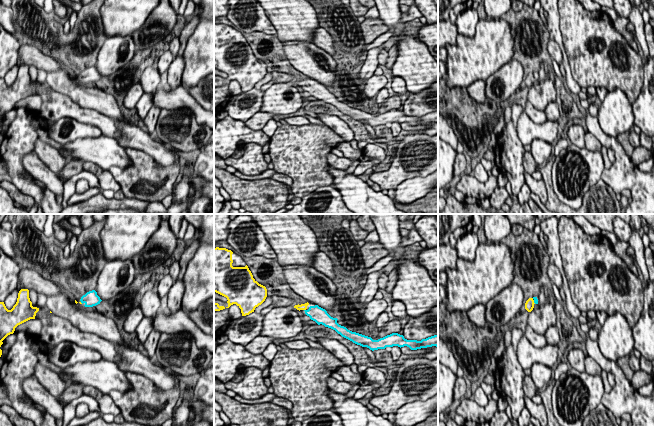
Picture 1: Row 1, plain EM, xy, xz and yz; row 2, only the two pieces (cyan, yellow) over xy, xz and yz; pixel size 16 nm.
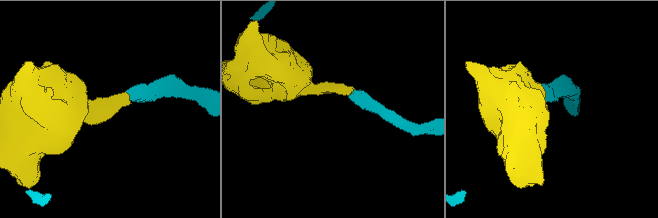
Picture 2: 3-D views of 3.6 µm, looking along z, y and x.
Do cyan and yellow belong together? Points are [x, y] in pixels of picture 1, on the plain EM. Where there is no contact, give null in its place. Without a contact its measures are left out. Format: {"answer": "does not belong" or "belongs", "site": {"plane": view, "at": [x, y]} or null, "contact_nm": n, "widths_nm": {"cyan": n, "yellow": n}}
{"answer": "belongs", "site": {"plane": "yz", "at": [534, 78]}, "contact_nm": 70, "widths_nm": {"cyan": 60, "yellow": 160}}

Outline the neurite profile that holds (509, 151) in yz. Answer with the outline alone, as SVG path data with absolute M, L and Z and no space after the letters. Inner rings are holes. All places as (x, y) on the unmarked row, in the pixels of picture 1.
M512 102L511 119L505 129L497 136L495 146L495 164L510 182L512 196L517 197L525 181L523 156L525 149L517 135L517 122L524 111L519 102Z

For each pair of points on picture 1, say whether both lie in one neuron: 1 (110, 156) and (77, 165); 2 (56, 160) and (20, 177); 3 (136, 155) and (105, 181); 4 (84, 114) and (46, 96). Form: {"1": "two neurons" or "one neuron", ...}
{"1": "two neurons", "2": "two neurons", "3": "two neurons", "4": "one neuron"}

